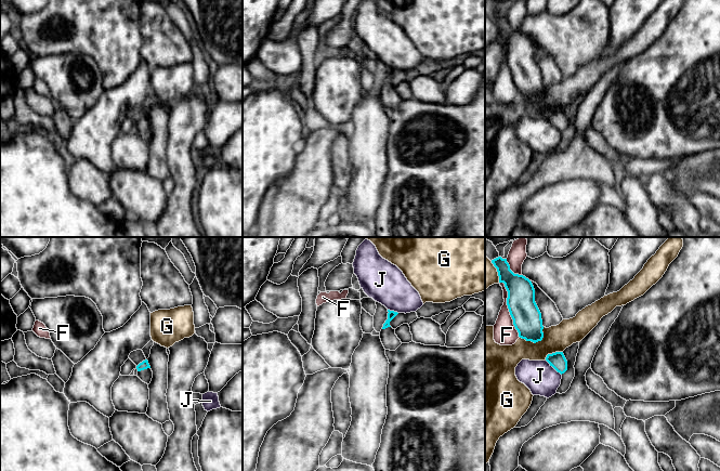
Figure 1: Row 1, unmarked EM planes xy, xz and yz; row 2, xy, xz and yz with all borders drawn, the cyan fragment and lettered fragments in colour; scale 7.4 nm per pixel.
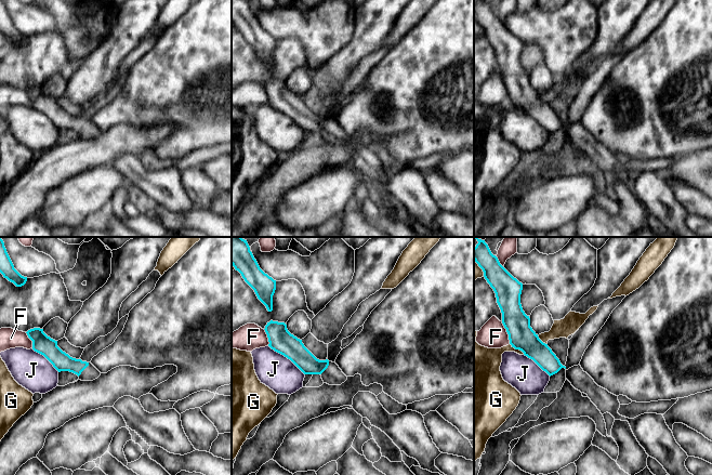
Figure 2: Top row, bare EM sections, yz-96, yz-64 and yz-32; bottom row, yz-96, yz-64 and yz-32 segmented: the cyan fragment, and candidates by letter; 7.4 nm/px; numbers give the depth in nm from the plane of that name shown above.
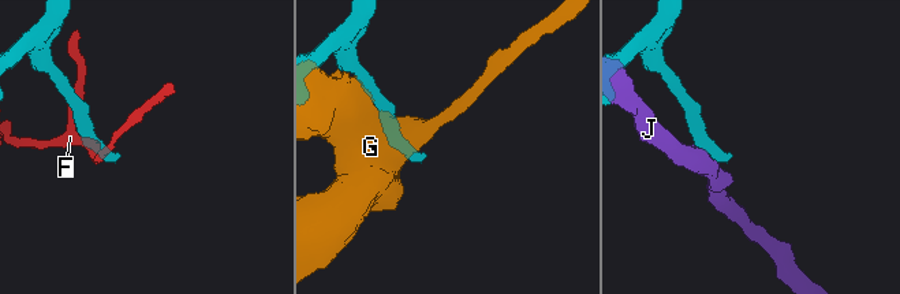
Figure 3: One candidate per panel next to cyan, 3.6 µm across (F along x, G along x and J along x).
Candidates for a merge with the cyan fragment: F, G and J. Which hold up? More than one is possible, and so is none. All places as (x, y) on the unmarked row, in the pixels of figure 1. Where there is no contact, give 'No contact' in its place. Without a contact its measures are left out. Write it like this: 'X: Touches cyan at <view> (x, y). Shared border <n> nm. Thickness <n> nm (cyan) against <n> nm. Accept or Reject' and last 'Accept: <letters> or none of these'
F: Touches cyan at yz (508, 65). Shared border 440 nm. Thickness 220 nm (cyan) against 180 nm. Reject
G: Touches cyan at yz (536, 99). Shared border 200 nm. Thickness 220 nm (cyan) against 190 nm. Reject
J: Touches cyan at yz (553, 125). Shared border 170 nm. Thickness 120 nm (cyan) against 240 nm. Reject
Accept: none of these

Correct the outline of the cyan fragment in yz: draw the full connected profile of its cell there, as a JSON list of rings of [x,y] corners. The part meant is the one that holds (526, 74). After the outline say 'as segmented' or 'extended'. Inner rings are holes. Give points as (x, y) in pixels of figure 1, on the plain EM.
[[[498,14],[492,21],[497,26],[499,40],[503,40],[508,49],[507,63],[519,94],[534,101],[541,99],[544,83],[532,39],[523,32],[514,31],[507,16]]]; as segmented

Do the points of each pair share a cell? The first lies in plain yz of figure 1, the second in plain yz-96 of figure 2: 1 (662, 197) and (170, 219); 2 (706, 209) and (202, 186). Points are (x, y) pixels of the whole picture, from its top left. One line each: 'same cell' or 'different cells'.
1: different cells
2: same cell

